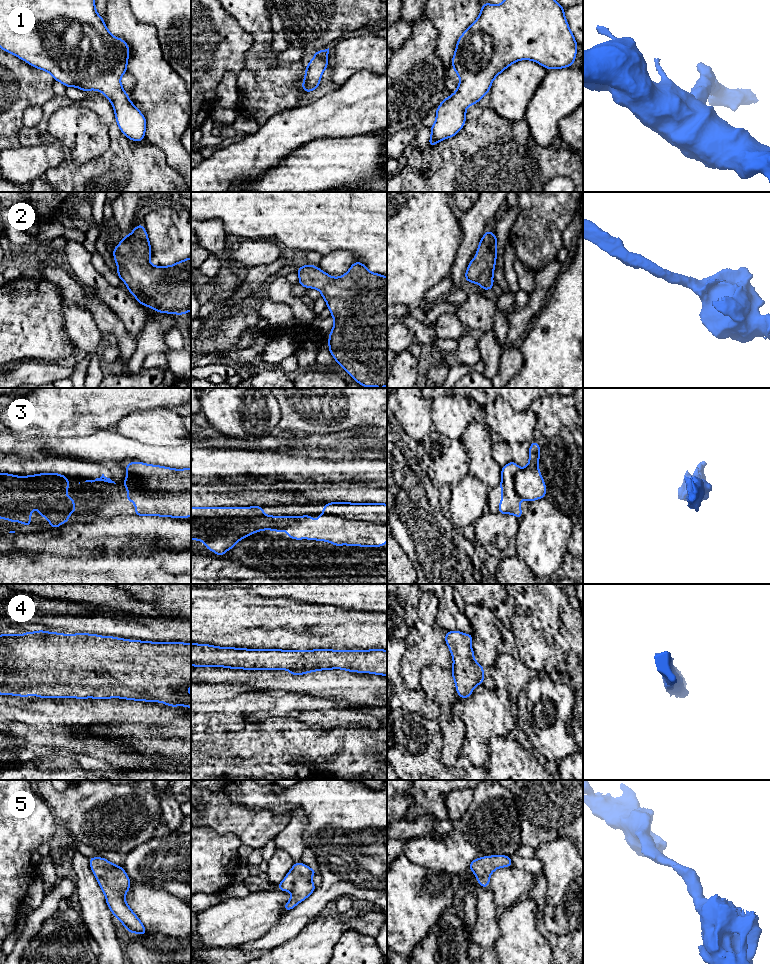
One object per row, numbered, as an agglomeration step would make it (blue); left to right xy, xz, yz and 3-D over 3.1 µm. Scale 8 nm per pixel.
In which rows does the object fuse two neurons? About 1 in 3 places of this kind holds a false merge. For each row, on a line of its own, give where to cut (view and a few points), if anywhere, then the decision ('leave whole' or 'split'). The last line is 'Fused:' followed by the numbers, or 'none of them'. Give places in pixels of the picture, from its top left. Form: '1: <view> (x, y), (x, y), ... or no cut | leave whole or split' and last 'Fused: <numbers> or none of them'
1: no cut | leave whole
2: no cut | leave whole
3: no cut | leave whole
4: no cut | leave whole
5: no cut | leave whole
Fused: none of them

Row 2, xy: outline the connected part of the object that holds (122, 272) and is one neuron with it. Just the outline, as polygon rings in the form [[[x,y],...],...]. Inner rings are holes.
[[[143,224],[131,234],[123,236],[112,255],[118,268],[117,275],[126,284],[136,301],[156,312],[185,315],[191,311],[191,257],[170,266],[153,266],[150,263],[151,245]]]

